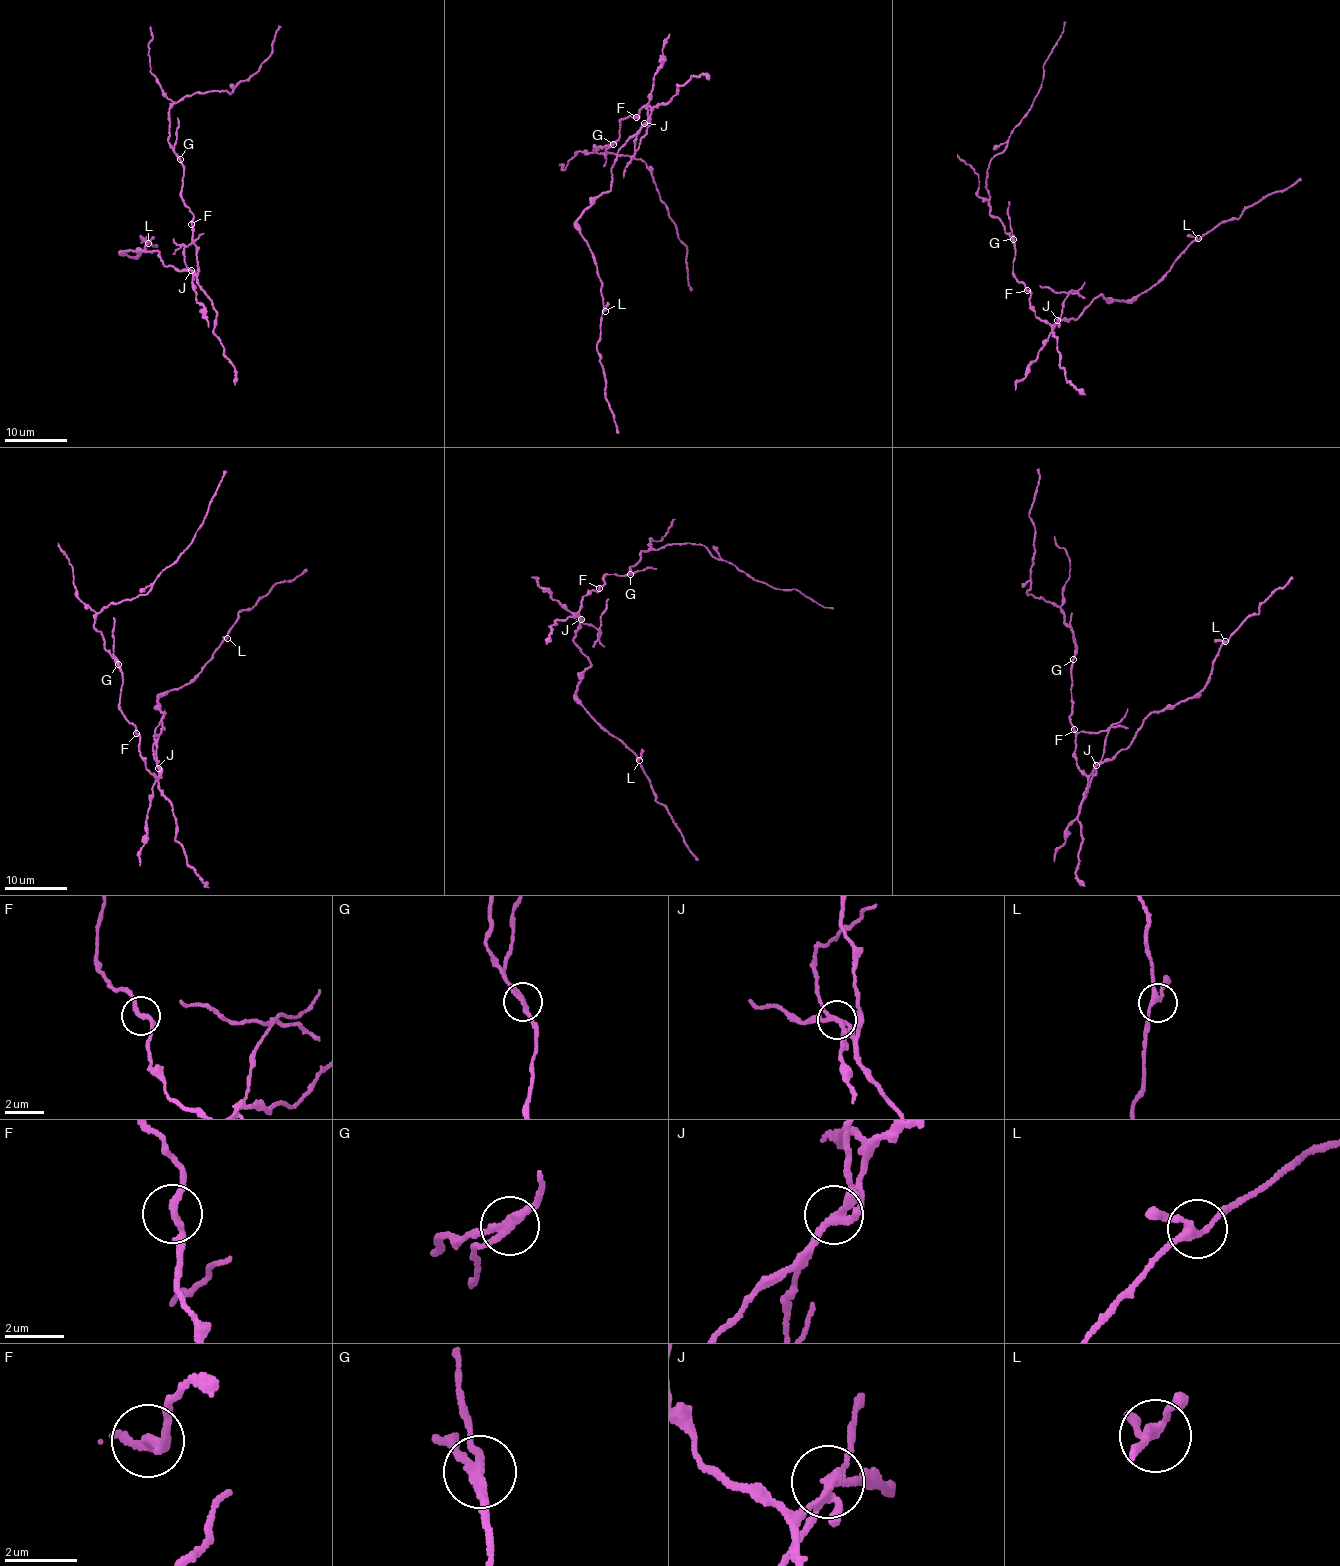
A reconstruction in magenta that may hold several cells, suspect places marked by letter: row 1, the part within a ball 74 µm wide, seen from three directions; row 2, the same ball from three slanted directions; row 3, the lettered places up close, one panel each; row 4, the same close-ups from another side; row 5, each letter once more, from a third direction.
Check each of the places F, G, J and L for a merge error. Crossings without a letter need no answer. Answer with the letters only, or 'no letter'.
G, J

